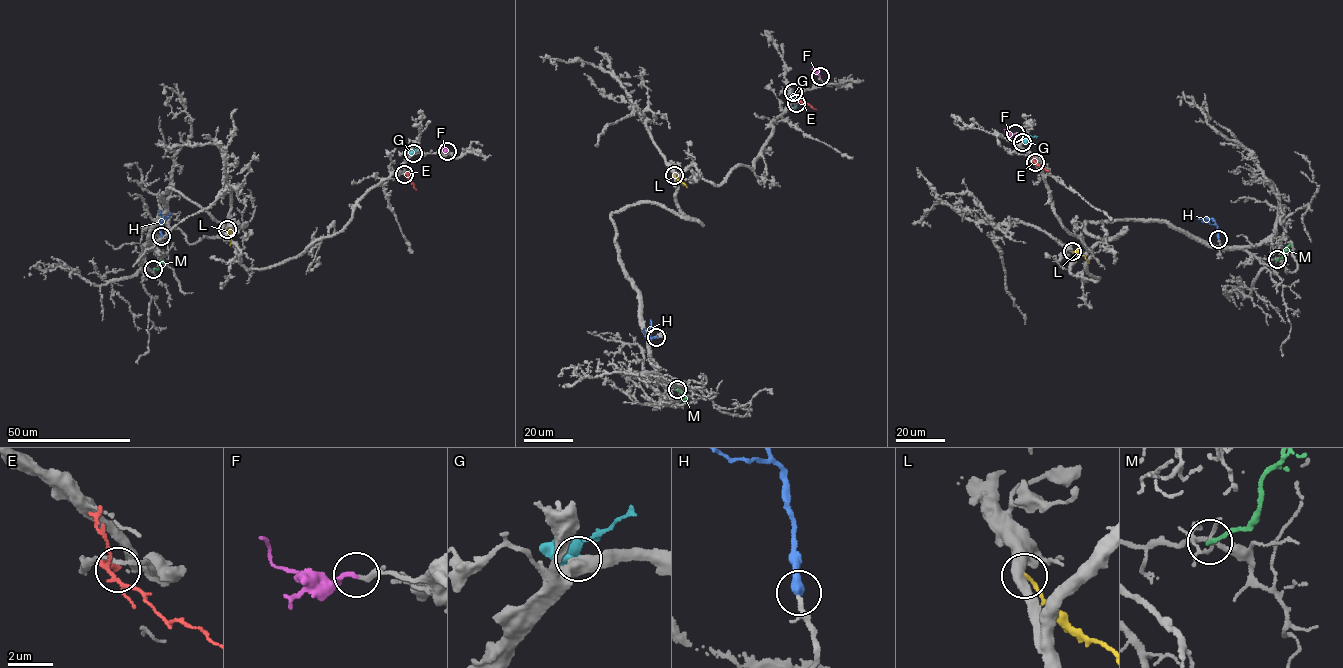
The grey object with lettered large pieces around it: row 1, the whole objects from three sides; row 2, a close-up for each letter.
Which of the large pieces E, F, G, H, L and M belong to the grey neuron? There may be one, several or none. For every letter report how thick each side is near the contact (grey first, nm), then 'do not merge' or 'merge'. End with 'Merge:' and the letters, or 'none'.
E: calibres 150 and 200 nm; do not merge
F: calibres 160 and 200 nm; merge
G: calibres 500 and 190 nm; do not merge
H: calibres 160 and 440 nm; merge
L: calibres 460 and 150 nm; do not merge
M: calibres 110 and 190 nm; do not merge
Merge: F, H

